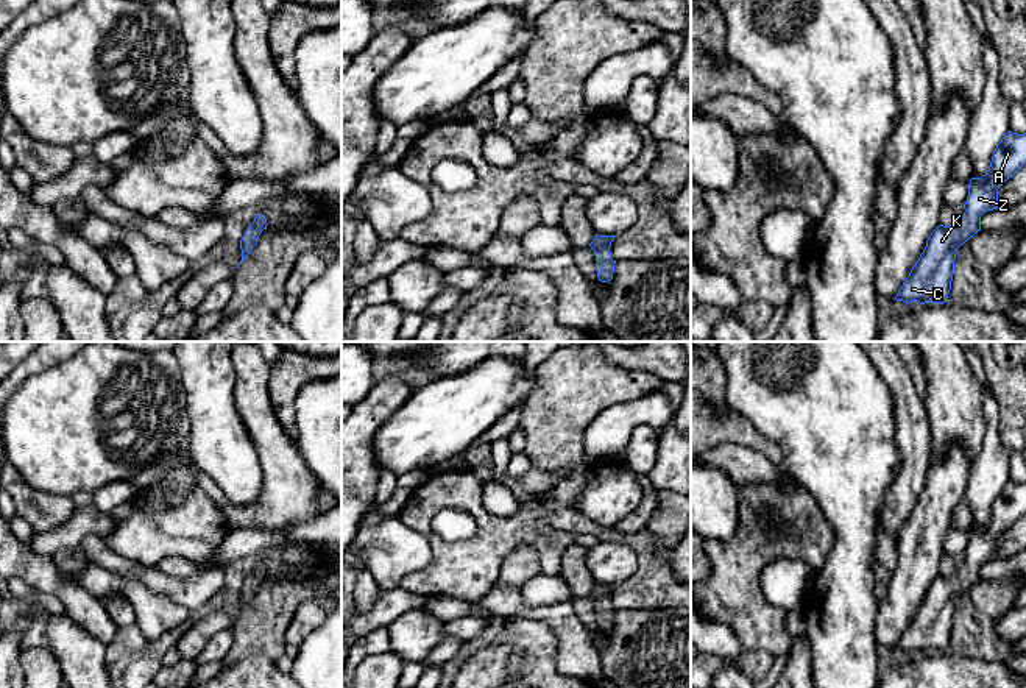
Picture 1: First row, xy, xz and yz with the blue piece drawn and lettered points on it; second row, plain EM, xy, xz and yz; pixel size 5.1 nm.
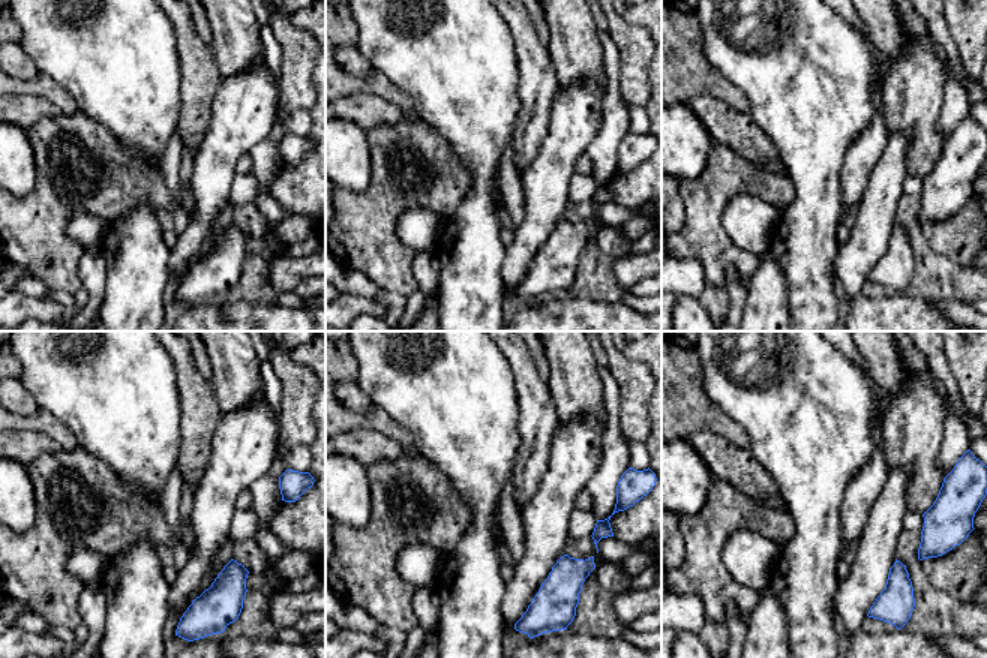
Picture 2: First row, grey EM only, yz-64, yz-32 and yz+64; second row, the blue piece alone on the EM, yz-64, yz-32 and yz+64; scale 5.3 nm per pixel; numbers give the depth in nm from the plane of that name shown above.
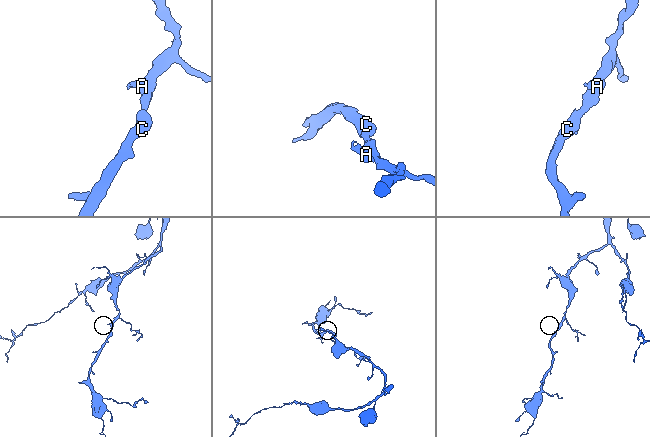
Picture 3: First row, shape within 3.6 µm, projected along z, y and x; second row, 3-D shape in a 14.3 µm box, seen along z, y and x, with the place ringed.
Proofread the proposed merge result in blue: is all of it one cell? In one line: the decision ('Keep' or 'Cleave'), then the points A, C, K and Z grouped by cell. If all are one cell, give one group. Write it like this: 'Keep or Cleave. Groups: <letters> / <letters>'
Keep. Groups: A C K Z

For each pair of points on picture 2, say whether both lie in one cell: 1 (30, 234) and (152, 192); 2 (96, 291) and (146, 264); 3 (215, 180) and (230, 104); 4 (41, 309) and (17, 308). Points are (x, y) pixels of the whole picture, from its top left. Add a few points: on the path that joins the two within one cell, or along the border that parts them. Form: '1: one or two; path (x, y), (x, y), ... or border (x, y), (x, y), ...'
1: one; path (60, 204), (72, 192), (122, 192)
2: two; border (101, 254), (105, 263), (105, 296), (98, 315)
3: one; path (216, 161), (230, 131), (230, 123)
4: one; path (35, 308), (23, 308)

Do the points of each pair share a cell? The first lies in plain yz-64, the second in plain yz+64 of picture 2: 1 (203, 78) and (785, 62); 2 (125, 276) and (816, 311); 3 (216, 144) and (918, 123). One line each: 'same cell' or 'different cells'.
1: different cells
2: same cell
3: different cells

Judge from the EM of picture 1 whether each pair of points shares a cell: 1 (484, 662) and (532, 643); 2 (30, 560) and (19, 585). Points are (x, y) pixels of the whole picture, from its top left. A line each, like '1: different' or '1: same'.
1: different
2: different

